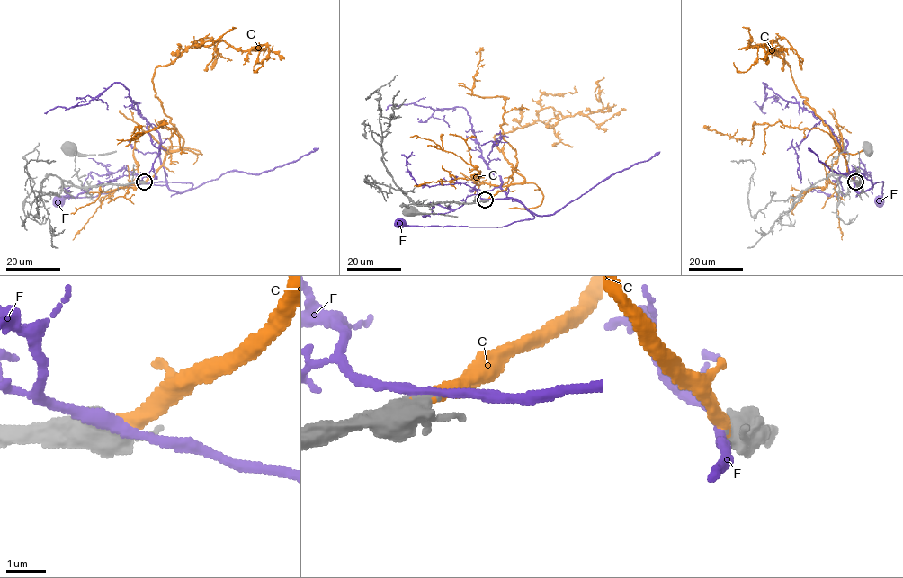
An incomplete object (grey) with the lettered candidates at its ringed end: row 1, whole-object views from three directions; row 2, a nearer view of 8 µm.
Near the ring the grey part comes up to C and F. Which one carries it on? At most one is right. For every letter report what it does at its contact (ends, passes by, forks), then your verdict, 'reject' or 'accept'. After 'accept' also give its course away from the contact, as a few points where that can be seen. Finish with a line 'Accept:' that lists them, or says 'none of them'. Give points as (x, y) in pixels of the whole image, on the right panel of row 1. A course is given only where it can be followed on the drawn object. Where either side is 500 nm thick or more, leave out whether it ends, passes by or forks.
C: accept; it runs (855, 182), (775, 42), (764, 45), (772, 40), (771, 50), (759, 47), (757, 61), (746, 71), (733, 62)
F: reject
Accept: C

